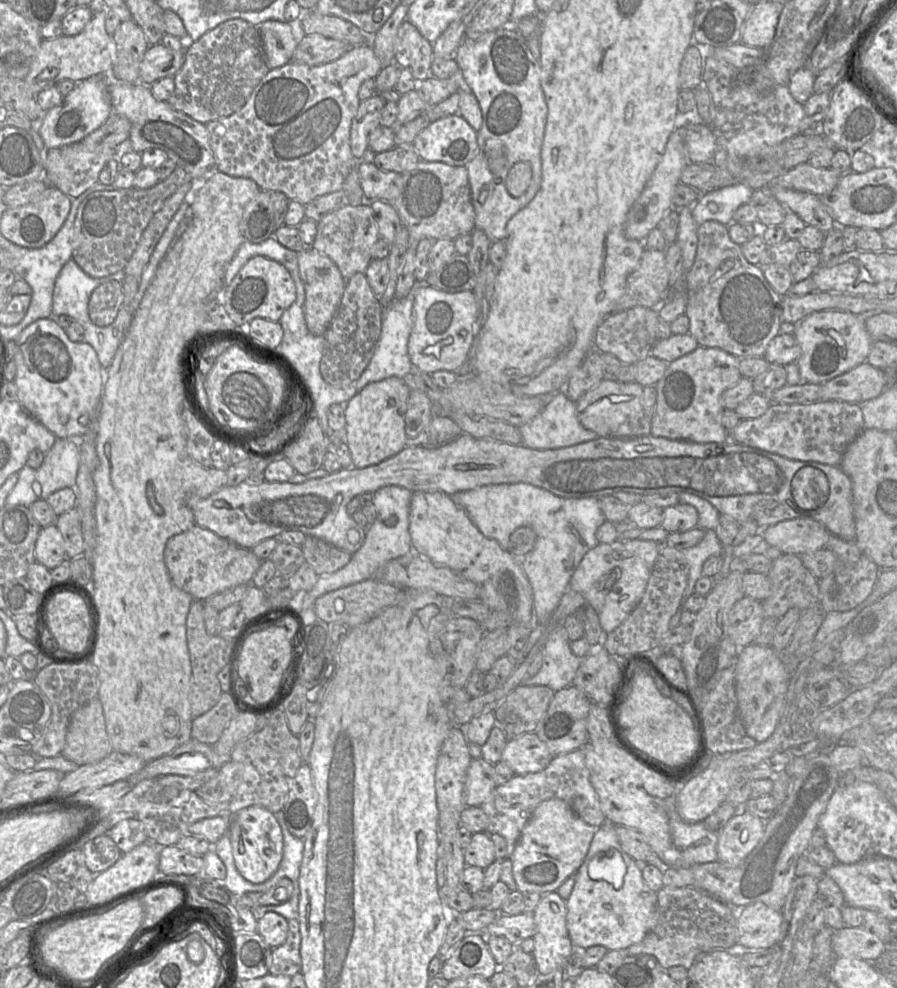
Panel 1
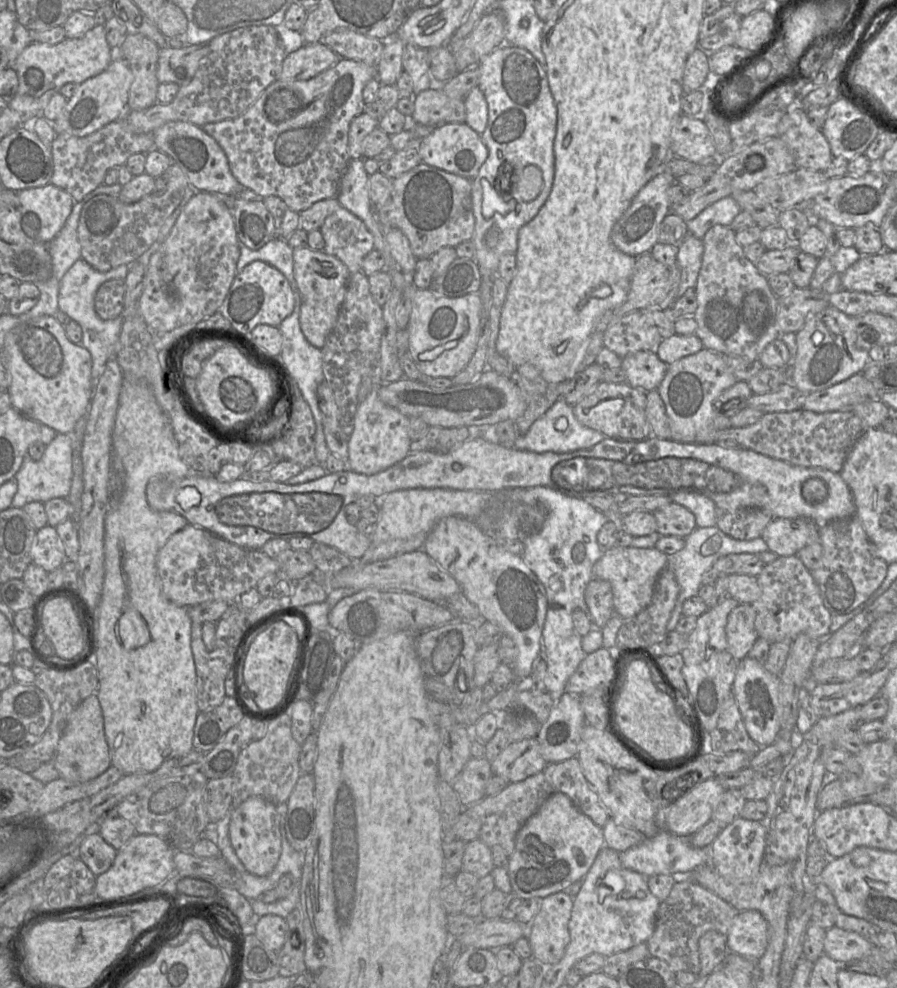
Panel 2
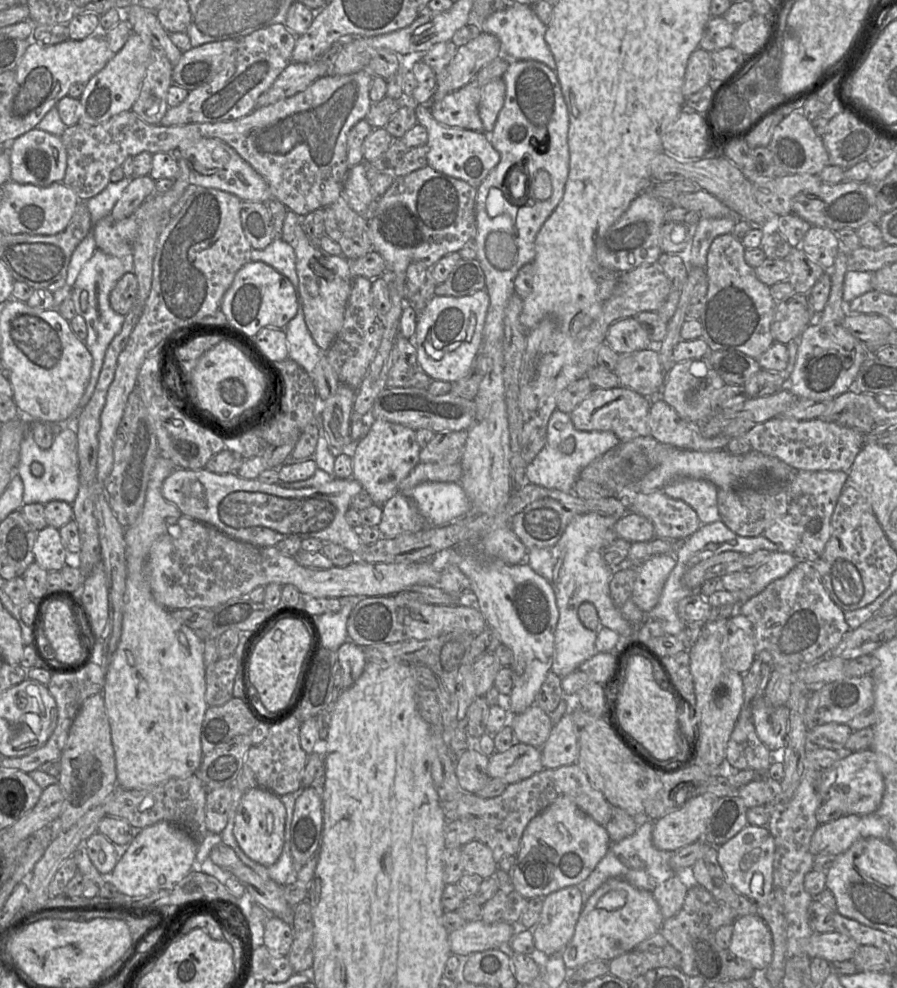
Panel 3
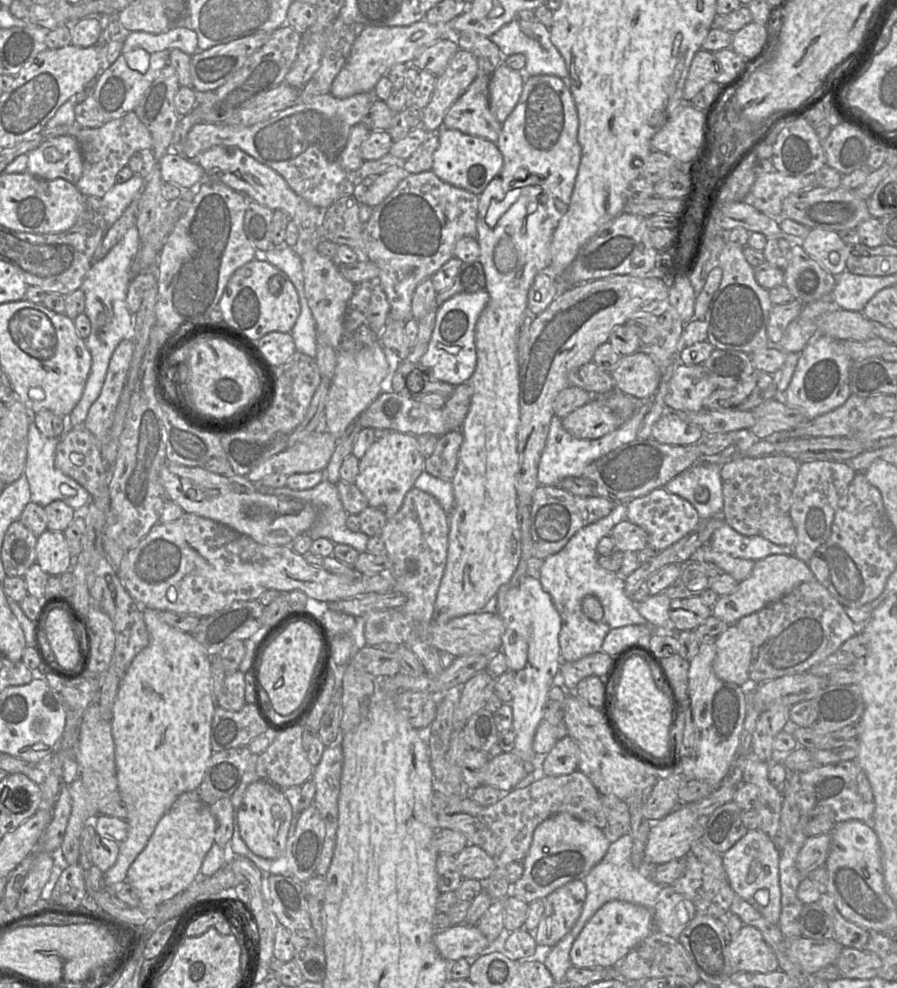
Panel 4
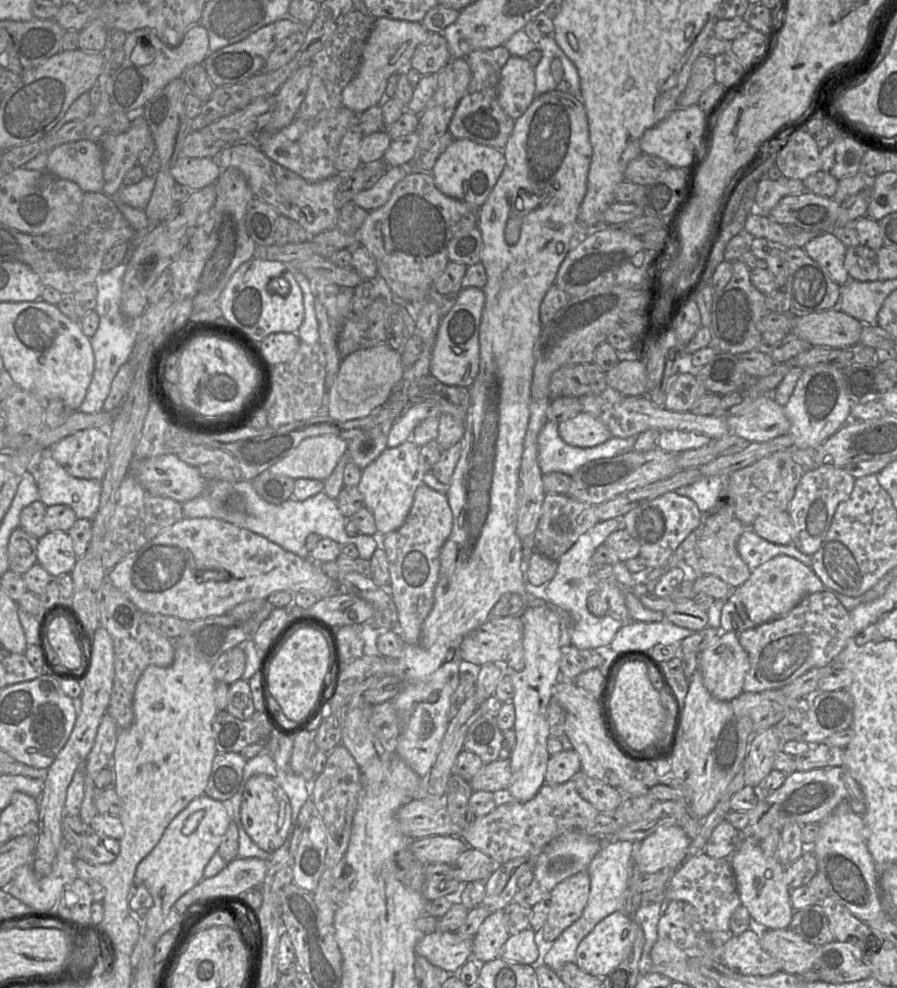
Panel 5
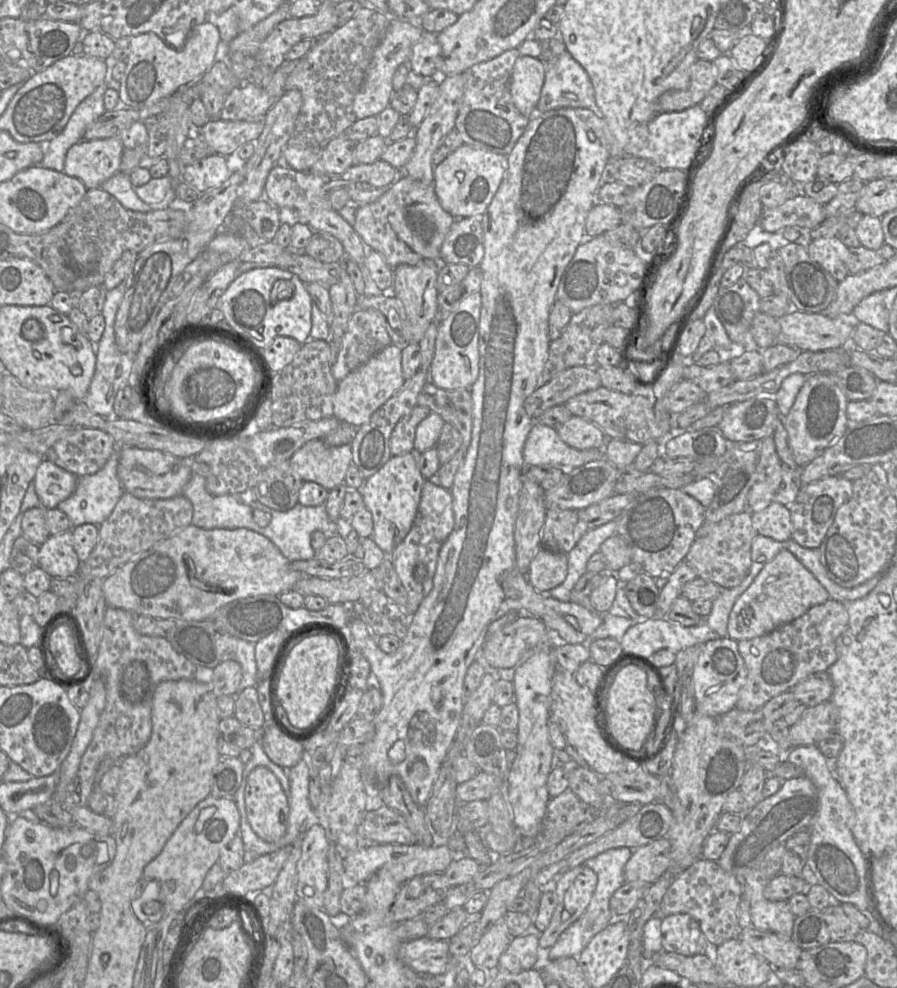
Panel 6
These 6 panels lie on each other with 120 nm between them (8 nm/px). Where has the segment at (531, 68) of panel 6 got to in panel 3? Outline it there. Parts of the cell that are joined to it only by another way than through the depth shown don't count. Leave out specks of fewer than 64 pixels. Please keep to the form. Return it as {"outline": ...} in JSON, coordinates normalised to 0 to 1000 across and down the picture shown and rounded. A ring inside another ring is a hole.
{"outline":[[[552,79],[535,89],[534,117],[538,133],[546,136],[563,102],[564,86],[560,79]]]}

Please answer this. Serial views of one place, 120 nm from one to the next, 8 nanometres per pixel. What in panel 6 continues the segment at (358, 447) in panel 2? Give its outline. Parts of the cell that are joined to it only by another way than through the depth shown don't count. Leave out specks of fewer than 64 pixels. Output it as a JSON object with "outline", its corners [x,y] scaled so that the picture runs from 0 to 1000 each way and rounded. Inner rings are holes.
{"outline":[[[458,457],[437,462],[421,478],[406,487],[401,496],[406,512],[415,520],[415,546],[429,562],[434,563],[457,537],[474,486],[466,474],[465,461]]]}

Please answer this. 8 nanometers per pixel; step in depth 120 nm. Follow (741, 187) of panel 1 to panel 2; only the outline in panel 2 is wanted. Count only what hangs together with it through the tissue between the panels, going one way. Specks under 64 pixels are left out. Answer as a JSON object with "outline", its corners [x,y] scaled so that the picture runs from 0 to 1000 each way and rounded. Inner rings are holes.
{"outline":[[[816,198],[804,200],[788,209],[775,221],[765,224],[767,235],[784,242],[786,236],[796,228],[814,229],[826,214],[825,209]]]}

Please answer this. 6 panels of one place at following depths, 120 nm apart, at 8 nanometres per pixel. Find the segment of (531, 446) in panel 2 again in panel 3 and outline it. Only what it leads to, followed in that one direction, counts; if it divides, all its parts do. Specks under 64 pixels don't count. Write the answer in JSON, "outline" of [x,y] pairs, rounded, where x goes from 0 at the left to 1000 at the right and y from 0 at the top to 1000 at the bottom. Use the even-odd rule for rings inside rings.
{"outline":[[[620,414],[614,419],[611,426],[606,452],[586,472],[586,487],[610,495],[638,498],[638,493],[645,484],[648,477],[678,455],[687,452],[690,448],[691,445],[681,436],[648,436],[642,434],[635,420]],[[620,427],[628,428],[628,434],[620,434]],[[634,442],[640,443],[641,453],[637,460],[630,460],[624,456],[623,450]]]}

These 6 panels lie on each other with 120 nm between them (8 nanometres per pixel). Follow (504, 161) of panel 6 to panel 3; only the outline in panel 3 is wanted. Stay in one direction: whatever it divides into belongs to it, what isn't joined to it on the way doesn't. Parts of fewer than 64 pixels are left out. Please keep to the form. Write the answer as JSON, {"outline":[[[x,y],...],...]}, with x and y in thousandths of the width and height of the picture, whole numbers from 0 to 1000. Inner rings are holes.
{"outline":[[[464,105],[463,114],[466,124],[477,134],[477,168],[496,177],[516,182],[532,191],[557,163],[557,156],[548,148],[545,137],[540,133],[495,128],[482,117],[478,106]]]}

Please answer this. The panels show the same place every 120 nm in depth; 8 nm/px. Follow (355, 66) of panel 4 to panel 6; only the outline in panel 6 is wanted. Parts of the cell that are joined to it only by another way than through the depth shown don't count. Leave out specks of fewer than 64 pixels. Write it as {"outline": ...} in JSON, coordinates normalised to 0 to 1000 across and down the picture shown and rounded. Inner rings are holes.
{"outline":[[[435,17],[429,35],[416,55],[405,87],[395,99],[394,112],[399,121],[423,117],[435,106],[439,95],[439,74],[445,66],[455,64],[459,48],[469,38],[470,32],[472,30],[465,21],[453,21]]]}

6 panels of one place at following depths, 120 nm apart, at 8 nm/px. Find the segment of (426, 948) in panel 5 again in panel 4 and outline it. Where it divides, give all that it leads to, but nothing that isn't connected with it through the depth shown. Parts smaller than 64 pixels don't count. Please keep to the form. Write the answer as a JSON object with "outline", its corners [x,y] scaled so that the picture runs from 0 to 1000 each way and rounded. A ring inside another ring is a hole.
{"outline":[[[524,935],[504,936],[495,942],[487,942],[483,953],[491,967],[501,975],[514,970],[527,972],[547,955],[533,936]]]}

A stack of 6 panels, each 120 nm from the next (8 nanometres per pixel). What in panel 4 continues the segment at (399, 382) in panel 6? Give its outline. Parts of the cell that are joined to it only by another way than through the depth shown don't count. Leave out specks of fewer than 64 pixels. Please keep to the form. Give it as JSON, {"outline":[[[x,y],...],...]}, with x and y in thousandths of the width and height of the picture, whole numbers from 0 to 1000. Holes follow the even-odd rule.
{"outline":[[[417,348],[401,355],[377,354],[375,372],[363,402],[361,422],[363,435],[378,444],[386,433],[425,399],[425,388],[433,379],[434,368],[426,349]]]}

